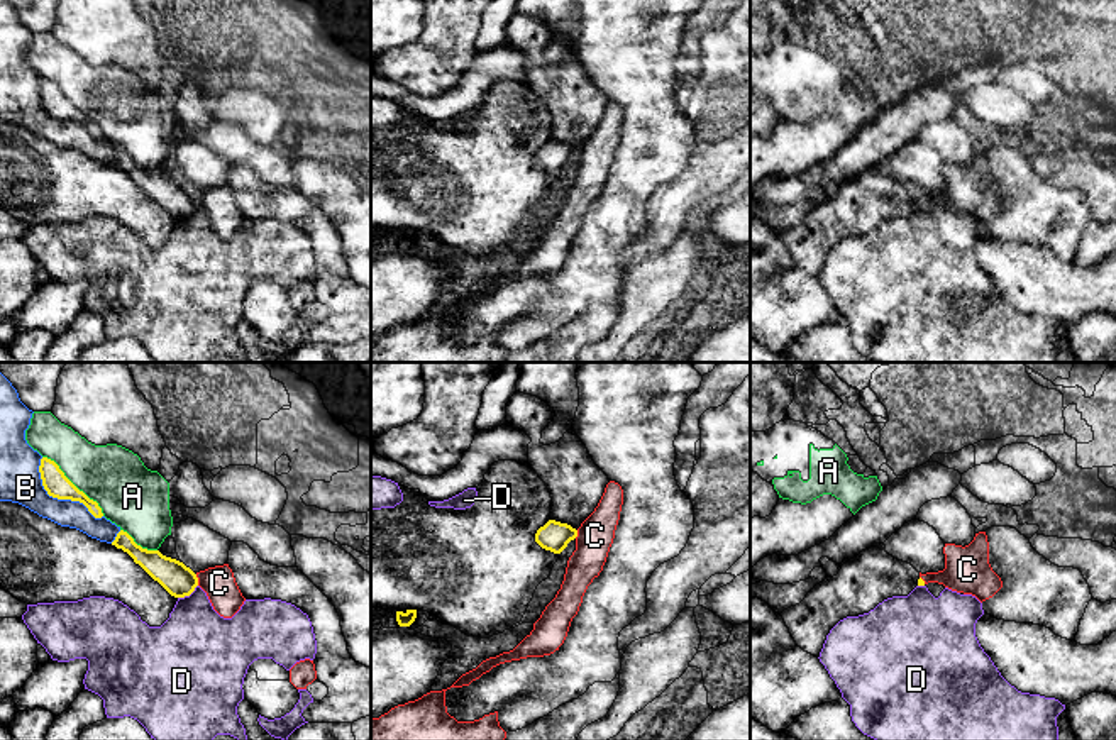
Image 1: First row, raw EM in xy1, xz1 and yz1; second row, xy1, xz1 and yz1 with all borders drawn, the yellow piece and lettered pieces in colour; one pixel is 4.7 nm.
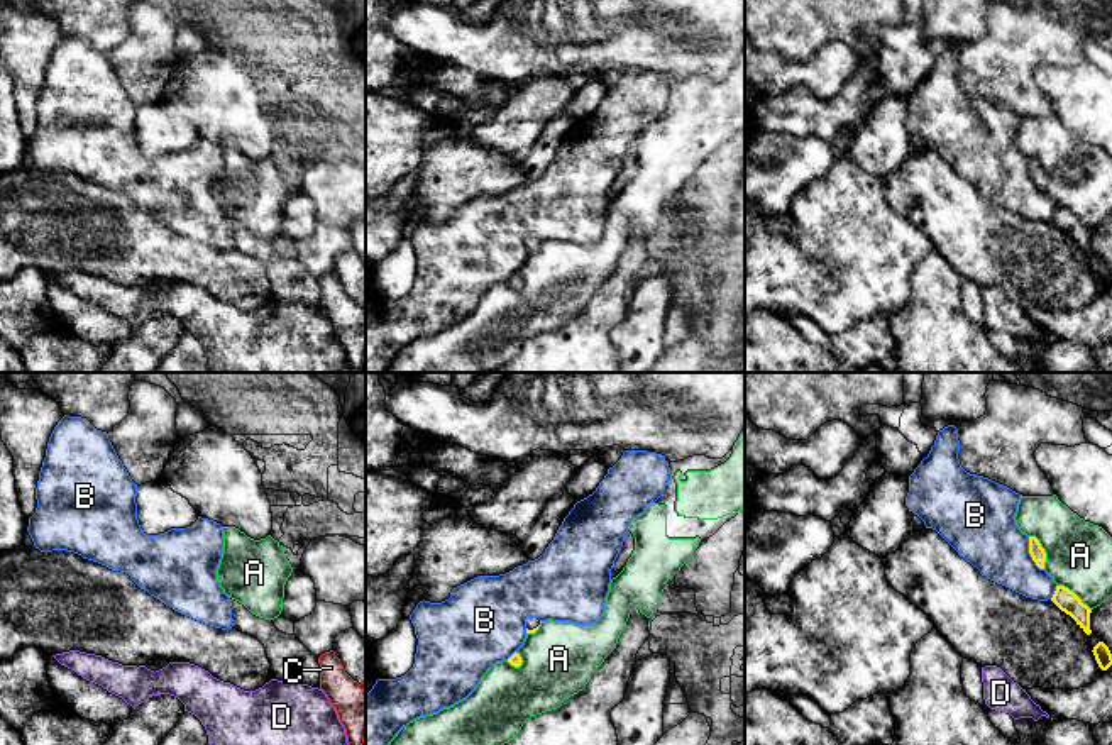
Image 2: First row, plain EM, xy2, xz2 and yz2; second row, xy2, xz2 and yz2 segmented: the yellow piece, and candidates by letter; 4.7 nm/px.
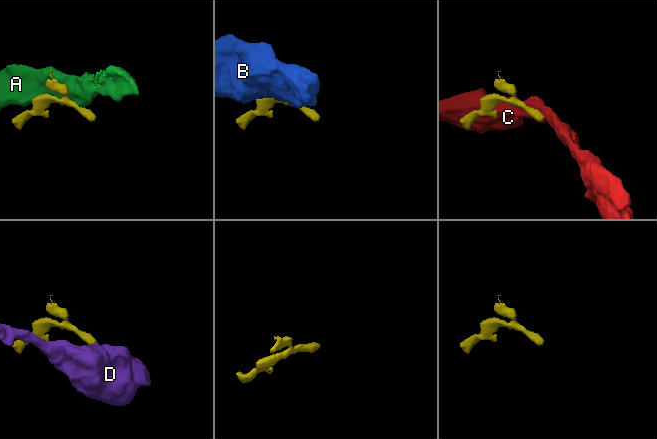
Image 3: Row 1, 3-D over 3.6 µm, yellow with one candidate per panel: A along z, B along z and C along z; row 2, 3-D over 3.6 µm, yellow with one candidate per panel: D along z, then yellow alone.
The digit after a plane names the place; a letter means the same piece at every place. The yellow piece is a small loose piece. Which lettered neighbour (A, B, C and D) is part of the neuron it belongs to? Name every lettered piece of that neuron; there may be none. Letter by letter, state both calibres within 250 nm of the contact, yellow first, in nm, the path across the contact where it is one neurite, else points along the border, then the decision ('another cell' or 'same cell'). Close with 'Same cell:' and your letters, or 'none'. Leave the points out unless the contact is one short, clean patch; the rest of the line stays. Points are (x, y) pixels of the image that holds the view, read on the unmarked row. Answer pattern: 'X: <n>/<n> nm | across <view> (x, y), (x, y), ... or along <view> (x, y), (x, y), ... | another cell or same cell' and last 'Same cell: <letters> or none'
A: 120/300 nm | another cell
B: 120/190 nm | another cell
C: 150/160 nm | along xy1 (195, 195), (198, 205) | another cell
D: 150/380 nm | along xy1 (197, 205), (188, 215), (178, 219) | another cell
Same cell: none

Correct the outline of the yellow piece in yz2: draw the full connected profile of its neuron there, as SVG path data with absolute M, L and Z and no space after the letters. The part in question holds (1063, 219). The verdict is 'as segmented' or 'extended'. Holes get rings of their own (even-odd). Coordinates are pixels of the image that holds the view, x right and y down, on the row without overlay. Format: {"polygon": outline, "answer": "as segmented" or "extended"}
{"polygon": "M1056 207L1051 222L1066 235L1070 235L1076 246L1090 256L1090 234L1092 230L1082 224L1082 220L1065 207Z", "answer": "as segmented"}

